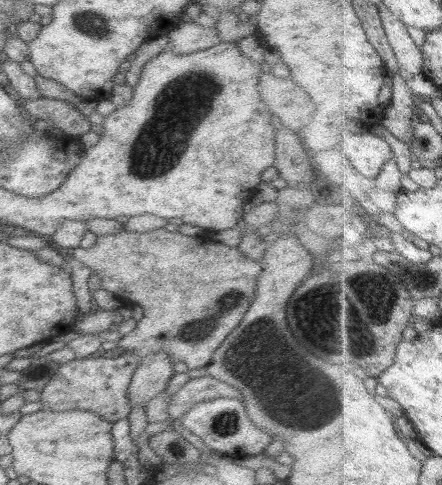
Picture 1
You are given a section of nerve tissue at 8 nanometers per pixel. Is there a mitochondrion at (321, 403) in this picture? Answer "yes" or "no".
yes

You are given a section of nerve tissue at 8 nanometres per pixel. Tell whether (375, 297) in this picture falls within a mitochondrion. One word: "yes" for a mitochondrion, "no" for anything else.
yes

